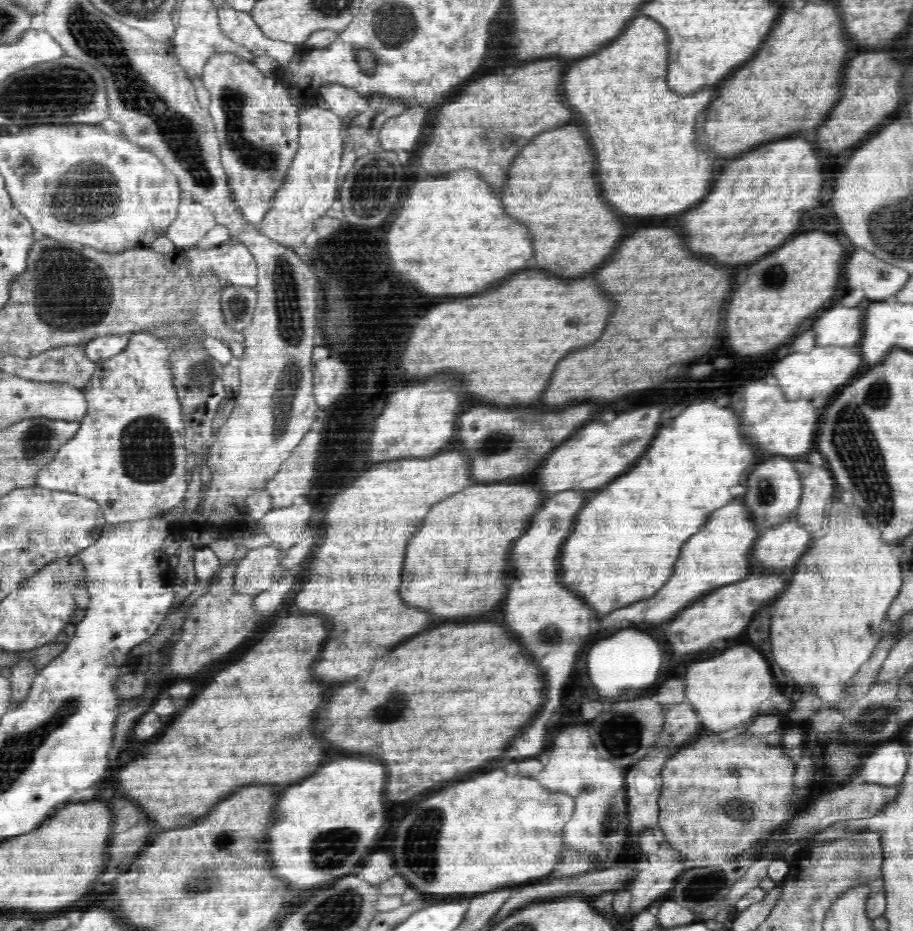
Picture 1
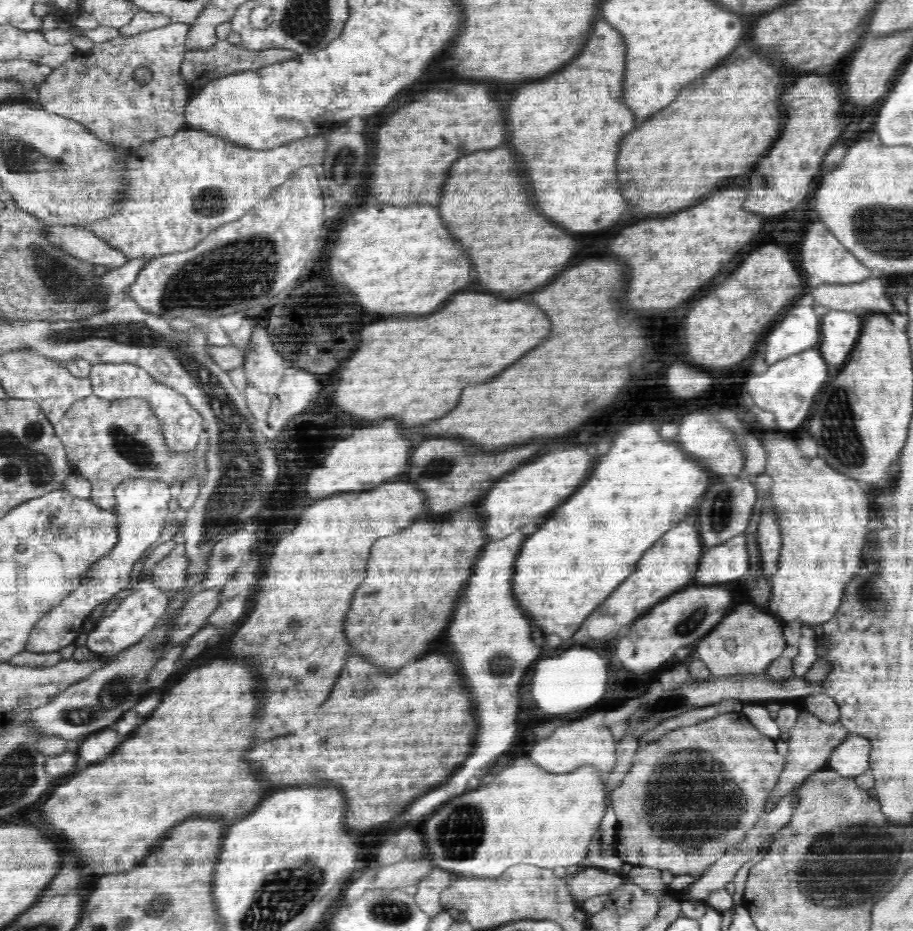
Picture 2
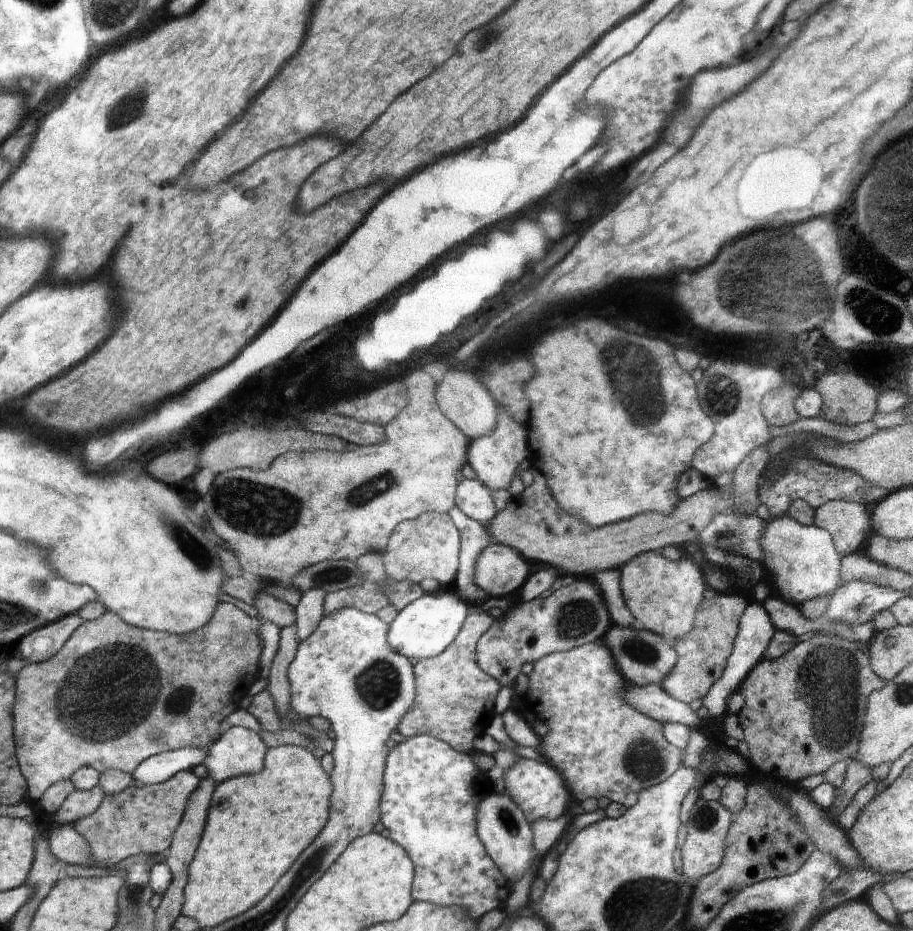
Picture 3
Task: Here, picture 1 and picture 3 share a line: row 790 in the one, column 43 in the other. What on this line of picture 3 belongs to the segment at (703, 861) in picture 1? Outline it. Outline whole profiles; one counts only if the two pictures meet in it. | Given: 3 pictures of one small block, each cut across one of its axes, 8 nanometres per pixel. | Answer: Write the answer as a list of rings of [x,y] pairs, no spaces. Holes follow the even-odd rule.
[[[224,601],[218,605],[212,620],[190,636],[136,628],[124,622],[120,614],[108,612],[97,621],[85,621],[50,660],[26,665],[16,678],[14,724],[21,767],[30,779],[31,799],[41,800],[48,789],[57,782],[71,779],[83,766],[93,766],[102,774],[118,769],[134,775],[138,767],[153,756],[183,748],[211,747],[223,735],[221,726],[225,718],[241,708],[248,690],[257,688],[254,680],[258,678],[258,656],[262,652],[258,627],[257,618],[246,614],[236,603]],[[234,626],[244,626],[244,648],[240,648],[238,638],[232,636]],[[200,664],[204,664],[202,678],[198,674]],[[180,686],[194,688],[194,692],[178,692]],[[154,730],[162,730],[164,736],[154,740]]]

